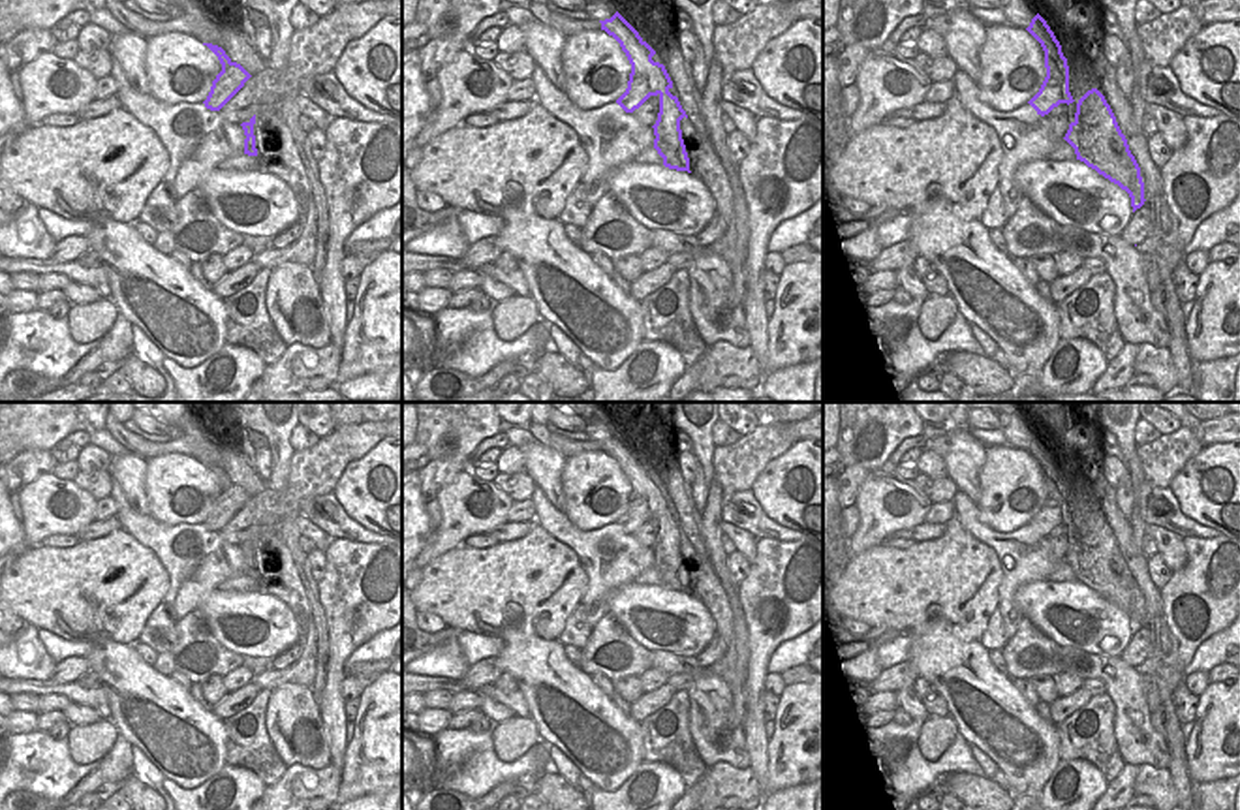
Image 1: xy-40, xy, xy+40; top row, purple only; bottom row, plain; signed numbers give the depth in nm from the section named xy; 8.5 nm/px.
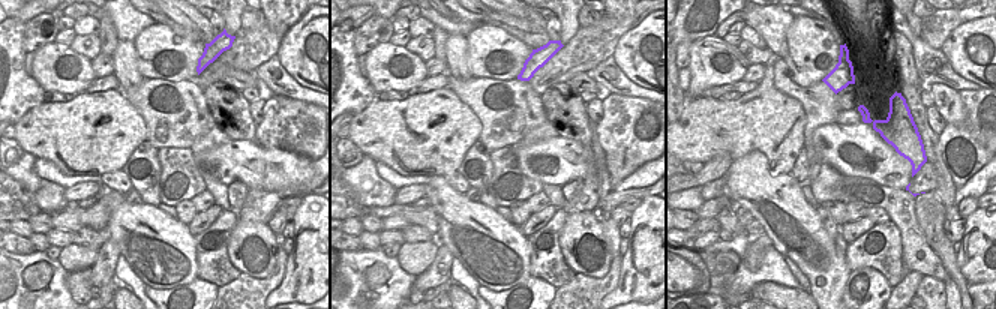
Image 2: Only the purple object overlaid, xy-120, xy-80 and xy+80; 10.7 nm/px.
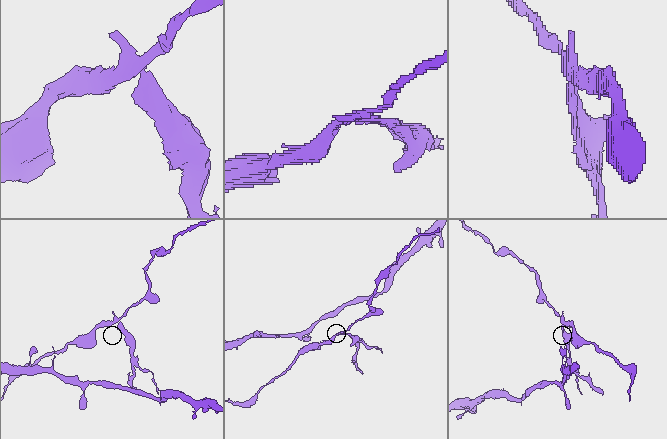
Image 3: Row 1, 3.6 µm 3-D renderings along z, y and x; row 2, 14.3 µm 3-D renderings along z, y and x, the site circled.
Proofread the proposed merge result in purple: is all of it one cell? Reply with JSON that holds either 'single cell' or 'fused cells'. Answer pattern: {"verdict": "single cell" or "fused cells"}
{"verdict": "fused cells"}

